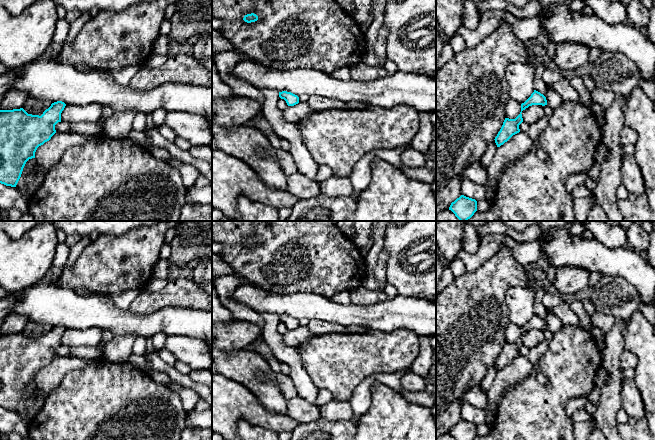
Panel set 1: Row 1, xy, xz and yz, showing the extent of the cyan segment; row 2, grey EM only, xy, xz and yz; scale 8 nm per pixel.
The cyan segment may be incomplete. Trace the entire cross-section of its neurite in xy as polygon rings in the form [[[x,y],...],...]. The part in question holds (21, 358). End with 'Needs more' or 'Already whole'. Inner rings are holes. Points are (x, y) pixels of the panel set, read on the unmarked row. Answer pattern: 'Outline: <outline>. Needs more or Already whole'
Outline: [[[57,325],[41,340],[28,338],[23,332],[0,334],[0,407],[16,411],[23,392],[29,383],[35,382],[37,372],[49,365],[56,357],[55,349],[61,346],[61,337],[66,328]]]. Already whole

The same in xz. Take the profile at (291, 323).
Outline: [[[279,316],[279,321],[284,323],[288,330],[294,330],[299,327],[299,321],[291,316]]]. Already whole

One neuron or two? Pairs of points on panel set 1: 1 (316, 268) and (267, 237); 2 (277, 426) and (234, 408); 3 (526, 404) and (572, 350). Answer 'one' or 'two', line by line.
1: one
2: one
3: one

